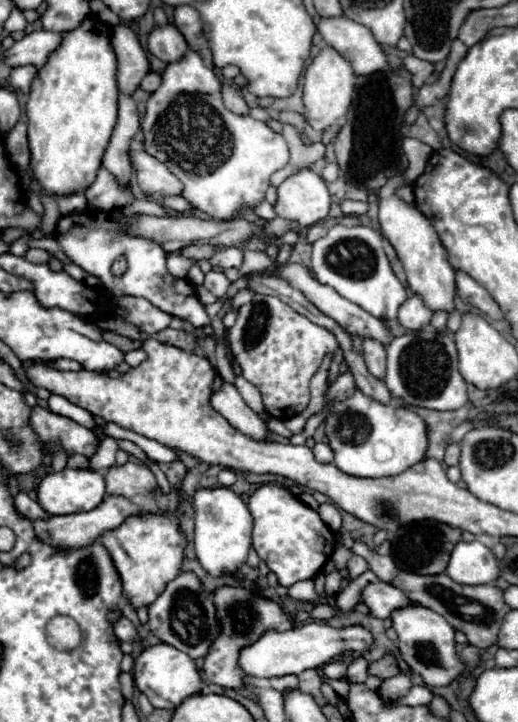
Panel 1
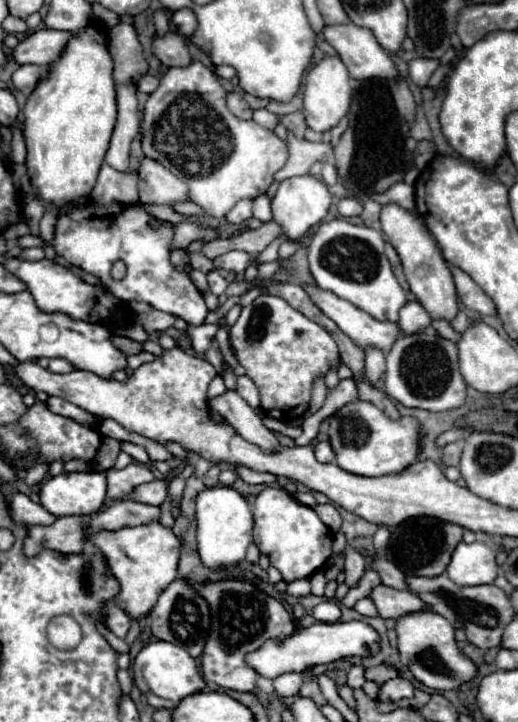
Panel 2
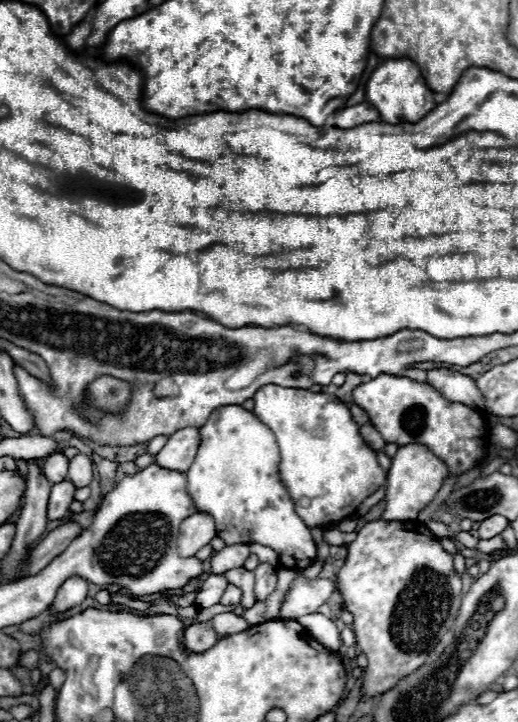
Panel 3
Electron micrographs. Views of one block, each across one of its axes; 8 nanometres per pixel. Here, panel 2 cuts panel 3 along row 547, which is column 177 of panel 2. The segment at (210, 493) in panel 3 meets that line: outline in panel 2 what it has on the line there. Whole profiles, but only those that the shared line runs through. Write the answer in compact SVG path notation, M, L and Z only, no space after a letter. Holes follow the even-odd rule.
M84 202L58 216L52 246L56 254L64 256L72 266L96 276L120 300L146 302L156 310L180 316L192 326L200 326L208 316L208 308L202 294L190 282L190 270L178 270L172 264L172 240L174 224L154 218L144 210L142 204L112 202L104 206L98 202ZM116 260L122 260L128 268L122 280L114 280L110 276Z

